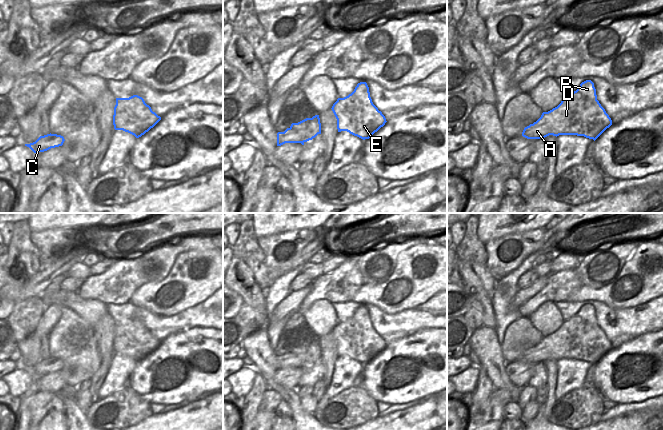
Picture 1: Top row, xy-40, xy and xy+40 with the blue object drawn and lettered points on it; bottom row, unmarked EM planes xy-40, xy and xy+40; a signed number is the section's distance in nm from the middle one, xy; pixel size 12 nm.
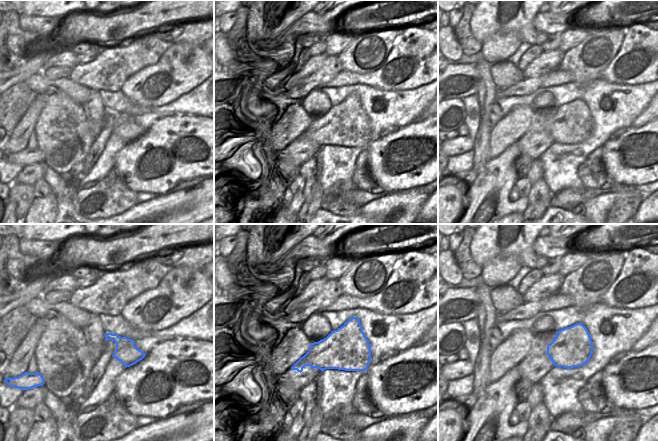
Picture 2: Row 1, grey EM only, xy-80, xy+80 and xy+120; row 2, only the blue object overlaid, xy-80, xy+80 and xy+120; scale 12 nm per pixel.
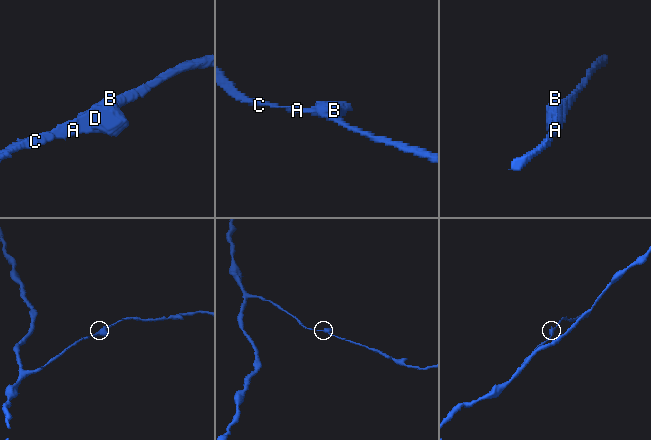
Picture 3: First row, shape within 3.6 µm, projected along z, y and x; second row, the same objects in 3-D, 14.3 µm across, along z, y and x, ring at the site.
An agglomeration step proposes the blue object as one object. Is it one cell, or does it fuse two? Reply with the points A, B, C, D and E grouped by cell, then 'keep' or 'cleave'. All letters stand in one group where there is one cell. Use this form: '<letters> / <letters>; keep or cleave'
A B C D E; keep

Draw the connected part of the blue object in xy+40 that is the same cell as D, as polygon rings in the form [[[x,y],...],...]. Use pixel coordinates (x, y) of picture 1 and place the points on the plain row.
[[[586,304],[557,331],[543,336],[536,346],[525,351],[522,360],[540,363],[549,359],[577,359],[595,365],[611,349],[611,342],[597,324],[594,307]]]

